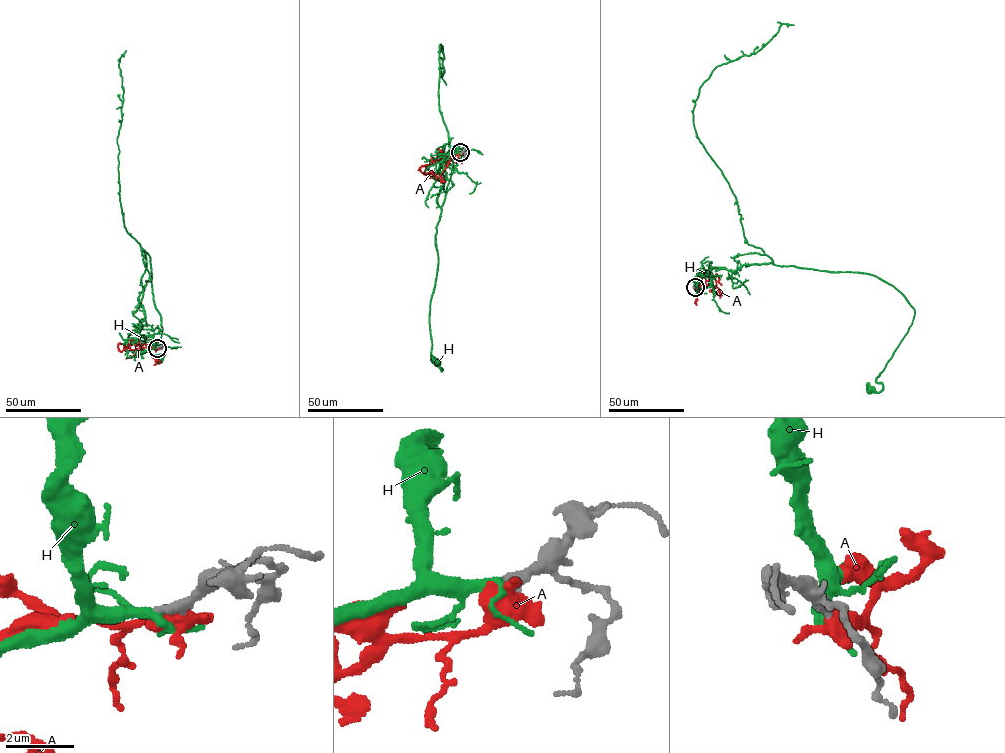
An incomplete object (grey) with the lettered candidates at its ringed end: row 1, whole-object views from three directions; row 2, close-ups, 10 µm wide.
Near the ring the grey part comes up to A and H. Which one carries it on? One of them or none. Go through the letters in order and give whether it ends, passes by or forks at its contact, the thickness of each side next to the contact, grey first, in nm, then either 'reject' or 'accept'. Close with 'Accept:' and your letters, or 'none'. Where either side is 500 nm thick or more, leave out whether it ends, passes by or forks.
A: calibres 360 and 500 nm; reject
H: it passes by; calibres 360 and 240 nm; accept
Accept: H

